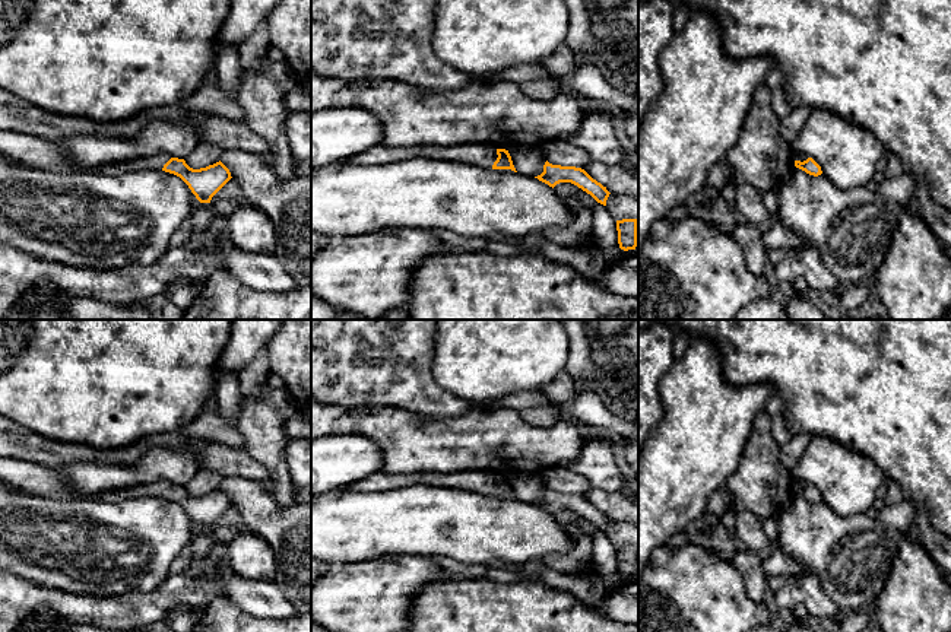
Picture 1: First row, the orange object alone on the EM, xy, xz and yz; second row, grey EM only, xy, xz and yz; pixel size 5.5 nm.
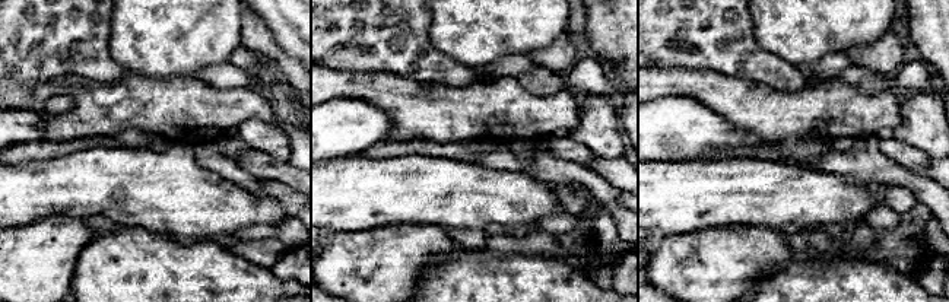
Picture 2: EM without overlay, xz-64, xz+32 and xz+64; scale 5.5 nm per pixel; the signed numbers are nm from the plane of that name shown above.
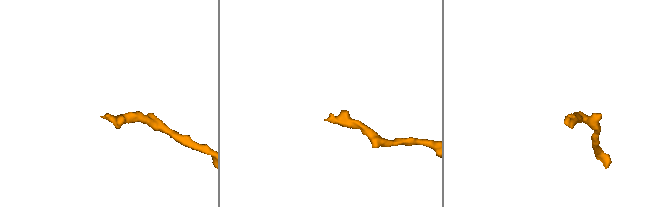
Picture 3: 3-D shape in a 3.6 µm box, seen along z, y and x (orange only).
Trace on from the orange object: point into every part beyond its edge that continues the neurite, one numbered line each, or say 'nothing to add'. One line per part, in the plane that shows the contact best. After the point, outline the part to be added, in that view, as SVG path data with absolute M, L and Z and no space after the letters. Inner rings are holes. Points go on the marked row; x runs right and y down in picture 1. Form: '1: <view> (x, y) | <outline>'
1: xz (484, 155) | M488 143L454 146L416 144L410 147L387 147L384 144L378 144L370 149L367 153L352 156L343 162L356 165L386 165L413 158L454 161L492 169L498 155L497 147Z

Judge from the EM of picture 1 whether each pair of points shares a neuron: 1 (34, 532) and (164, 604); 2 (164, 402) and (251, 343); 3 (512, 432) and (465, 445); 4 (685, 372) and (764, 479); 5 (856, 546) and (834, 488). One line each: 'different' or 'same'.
1: different
2: different
3: same
4: different
5: different

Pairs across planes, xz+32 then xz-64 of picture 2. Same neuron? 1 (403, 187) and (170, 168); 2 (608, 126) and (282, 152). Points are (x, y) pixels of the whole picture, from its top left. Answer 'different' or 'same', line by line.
1: same
2: same

